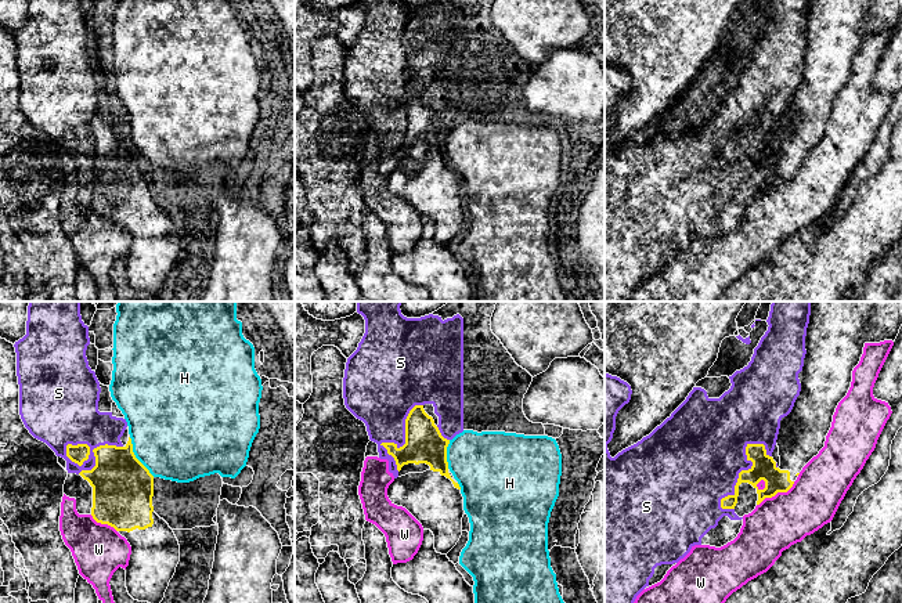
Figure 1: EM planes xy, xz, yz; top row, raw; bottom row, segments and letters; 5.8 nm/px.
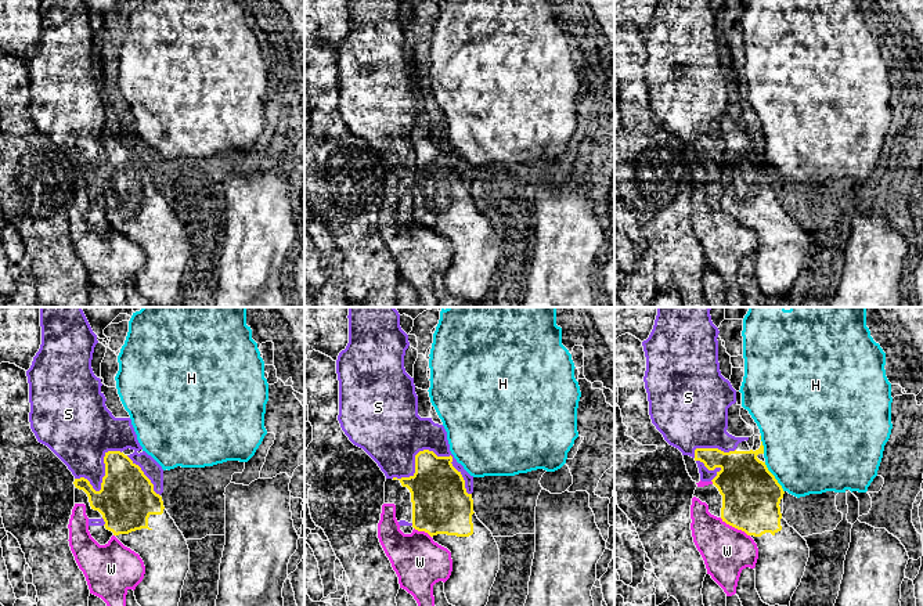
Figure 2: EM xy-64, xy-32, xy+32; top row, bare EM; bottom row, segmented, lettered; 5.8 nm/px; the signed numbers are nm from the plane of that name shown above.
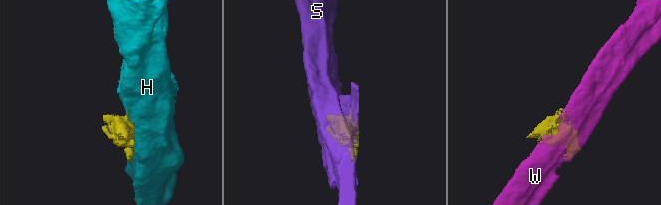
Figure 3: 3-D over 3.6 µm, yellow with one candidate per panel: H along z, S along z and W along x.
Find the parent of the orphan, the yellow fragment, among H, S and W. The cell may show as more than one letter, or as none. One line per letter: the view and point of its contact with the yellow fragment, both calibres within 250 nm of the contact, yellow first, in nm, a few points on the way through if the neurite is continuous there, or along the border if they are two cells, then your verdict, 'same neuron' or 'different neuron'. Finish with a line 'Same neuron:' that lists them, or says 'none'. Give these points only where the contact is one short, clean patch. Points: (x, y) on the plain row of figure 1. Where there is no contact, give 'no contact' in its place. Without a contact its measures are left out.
H: xy (134, 147) | 360/480 nm | different neuron
S: xy (89, 137) | 110/380 nm | different neuron
W: yz (776, 183) | 140/300 nm | different neuron
Same neuron: none

